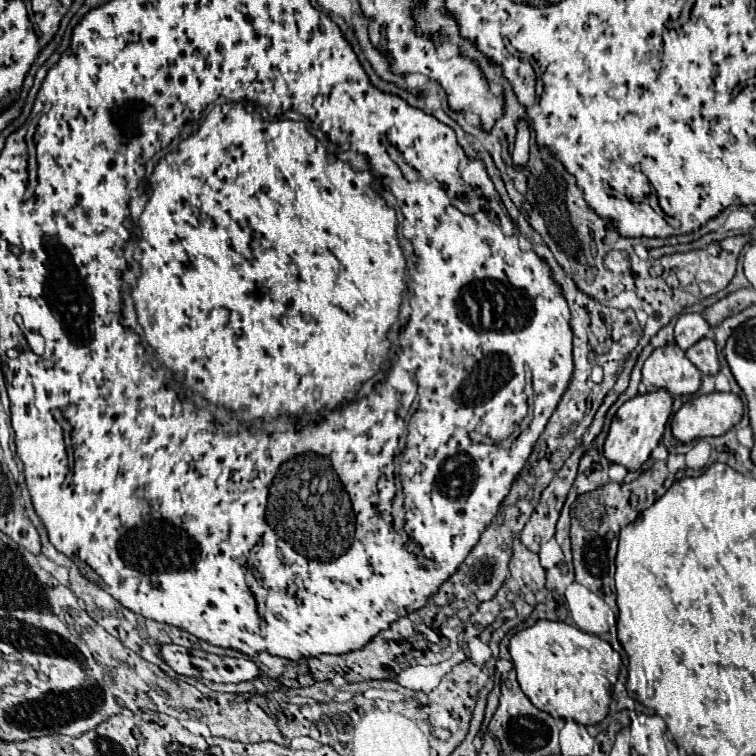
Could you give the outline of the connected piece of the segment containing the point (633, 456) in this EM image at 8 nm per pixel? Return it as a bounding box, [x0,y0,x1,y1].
[603,390,673,470]

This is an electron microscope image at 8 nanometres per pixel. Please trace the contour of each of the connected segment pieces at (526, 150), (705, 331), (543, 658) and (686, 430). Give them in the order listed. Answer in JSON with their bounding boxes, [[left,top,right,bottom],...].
[[512,120,530,167],[675,314,711,350],[509,620,621,726],[671,392,743,444]]

